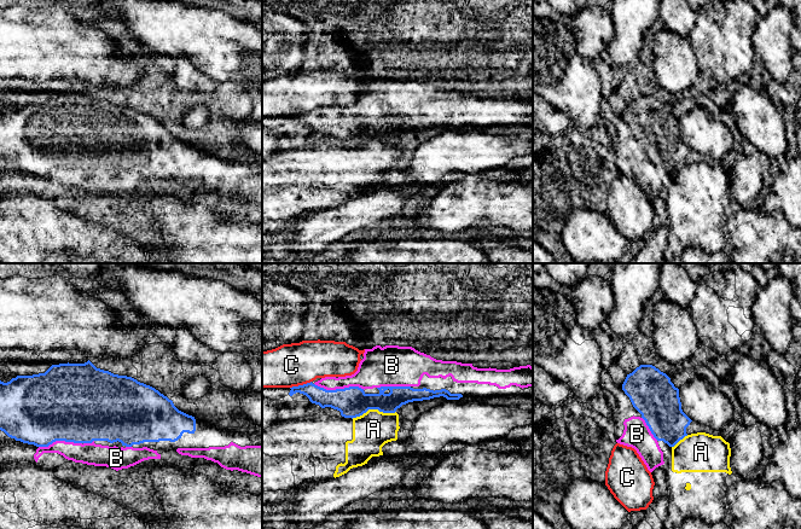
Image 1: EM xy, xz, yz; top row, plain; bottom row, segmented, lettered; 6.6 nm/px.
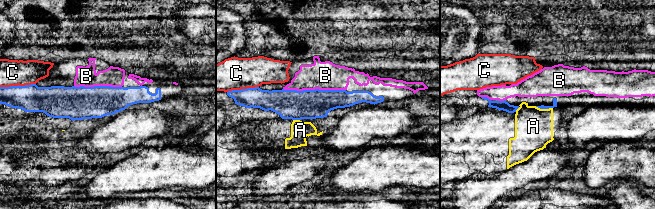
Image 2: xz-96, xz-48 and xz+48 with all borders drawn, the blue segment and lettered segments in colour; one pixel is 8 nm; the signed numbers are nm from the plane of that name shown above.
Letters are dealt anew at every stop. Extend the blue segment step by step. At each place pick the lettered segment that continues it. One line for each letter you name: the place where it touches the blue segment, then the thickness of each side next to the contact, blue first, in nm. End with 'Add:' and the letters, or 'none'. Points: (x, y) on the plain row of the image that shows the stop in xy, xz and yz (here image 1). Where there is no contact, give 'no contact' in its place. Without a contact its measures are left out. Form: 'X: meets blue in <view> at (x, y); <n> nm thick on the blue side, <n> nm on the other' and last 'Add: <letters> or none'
B: meets blue in xz at (340, 118); 200 nm thick on the blue side, 200 nm on the other
Add: B

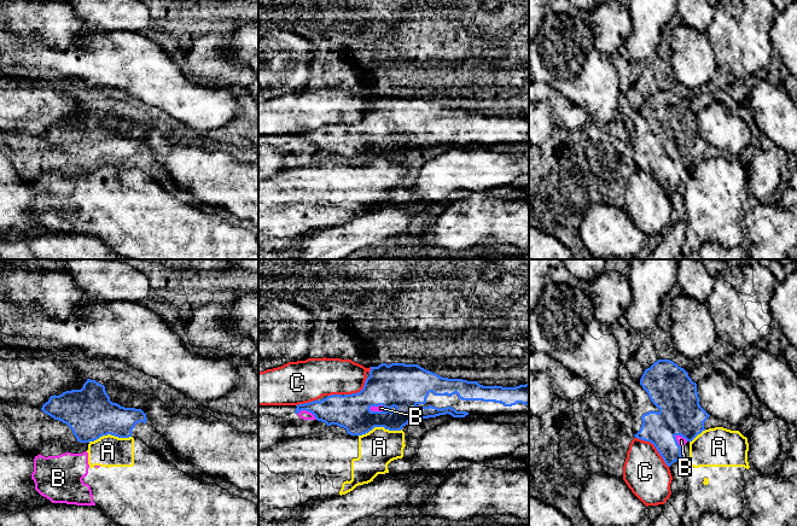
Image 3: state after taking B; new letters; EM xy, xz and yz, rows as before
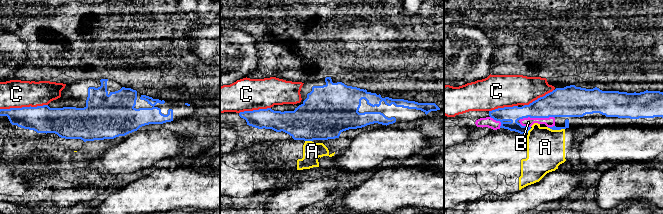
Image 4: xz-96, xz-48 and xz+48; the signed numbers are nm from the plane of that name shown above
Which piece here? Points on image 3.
Add: none

